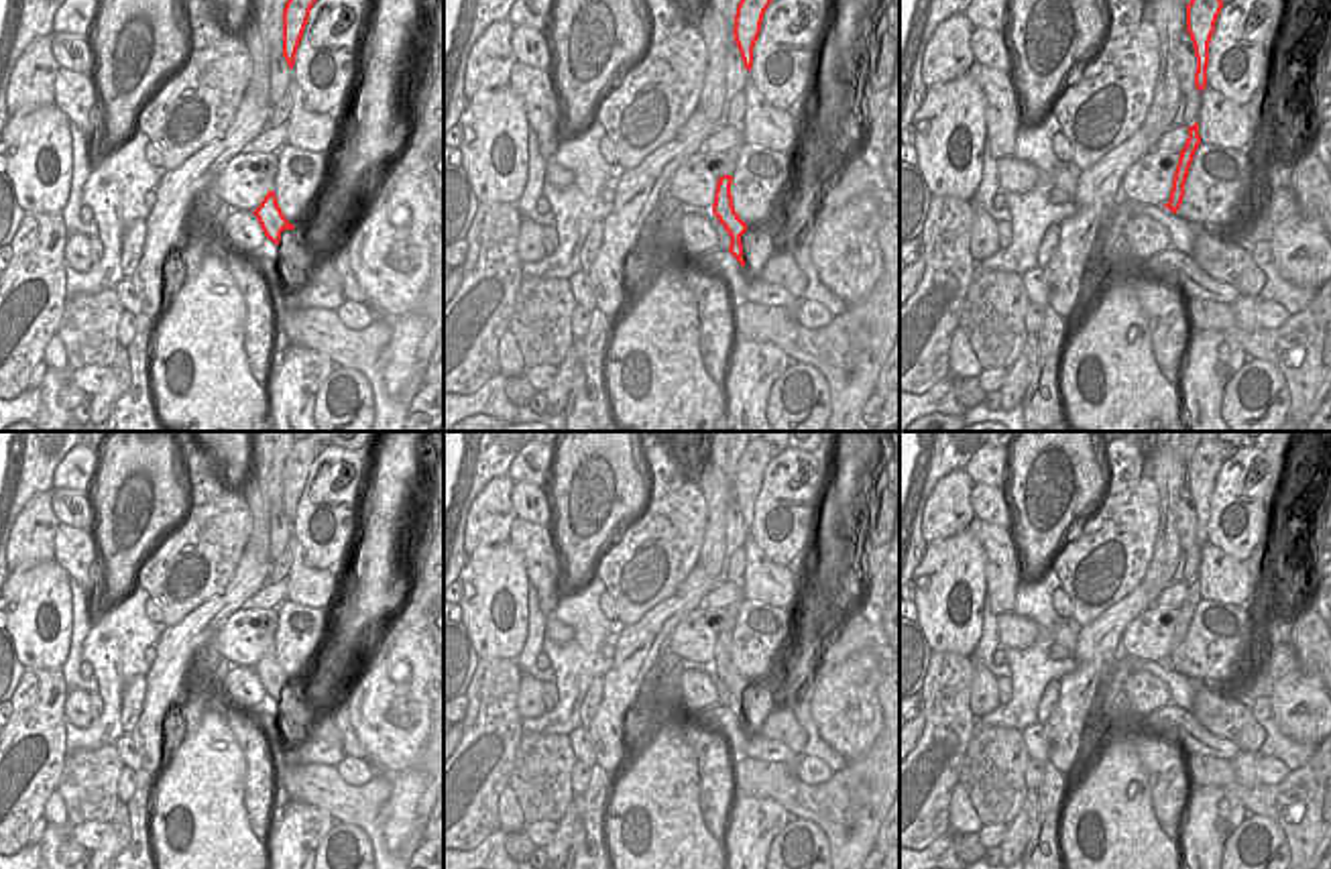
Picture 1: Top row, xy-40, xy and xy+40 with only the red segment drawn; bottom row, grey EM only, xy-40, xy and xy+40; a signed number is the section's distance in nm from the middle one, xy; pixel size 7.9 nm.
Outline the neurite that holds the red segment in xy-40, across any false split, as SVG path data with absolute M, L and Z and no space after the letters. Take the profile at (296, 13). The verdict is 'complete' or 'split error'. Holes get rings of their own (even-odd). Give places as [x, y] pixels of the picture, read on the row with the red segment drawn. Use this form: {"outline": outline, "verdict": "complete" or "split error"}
{"outline": "M287 0L283 10L283 57L293 69L299 41L315 0Z", "verdict": "complete"}

